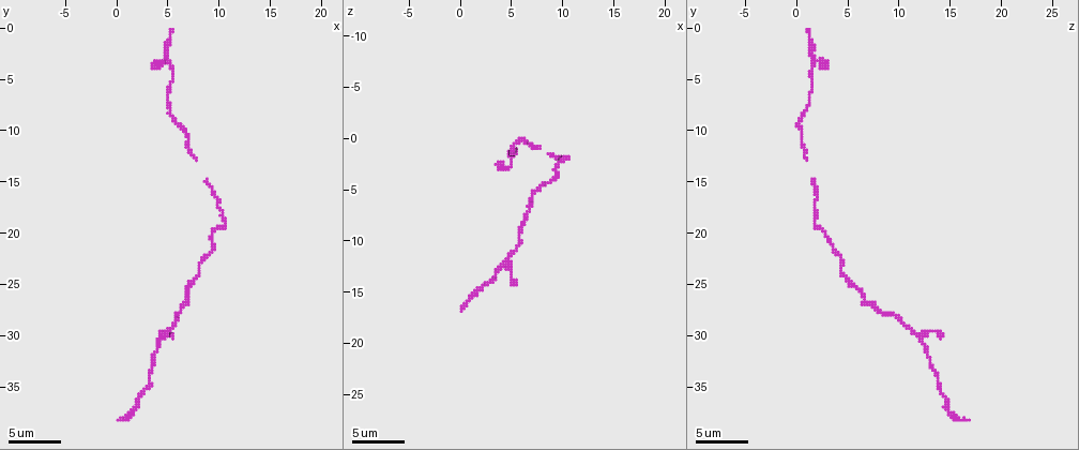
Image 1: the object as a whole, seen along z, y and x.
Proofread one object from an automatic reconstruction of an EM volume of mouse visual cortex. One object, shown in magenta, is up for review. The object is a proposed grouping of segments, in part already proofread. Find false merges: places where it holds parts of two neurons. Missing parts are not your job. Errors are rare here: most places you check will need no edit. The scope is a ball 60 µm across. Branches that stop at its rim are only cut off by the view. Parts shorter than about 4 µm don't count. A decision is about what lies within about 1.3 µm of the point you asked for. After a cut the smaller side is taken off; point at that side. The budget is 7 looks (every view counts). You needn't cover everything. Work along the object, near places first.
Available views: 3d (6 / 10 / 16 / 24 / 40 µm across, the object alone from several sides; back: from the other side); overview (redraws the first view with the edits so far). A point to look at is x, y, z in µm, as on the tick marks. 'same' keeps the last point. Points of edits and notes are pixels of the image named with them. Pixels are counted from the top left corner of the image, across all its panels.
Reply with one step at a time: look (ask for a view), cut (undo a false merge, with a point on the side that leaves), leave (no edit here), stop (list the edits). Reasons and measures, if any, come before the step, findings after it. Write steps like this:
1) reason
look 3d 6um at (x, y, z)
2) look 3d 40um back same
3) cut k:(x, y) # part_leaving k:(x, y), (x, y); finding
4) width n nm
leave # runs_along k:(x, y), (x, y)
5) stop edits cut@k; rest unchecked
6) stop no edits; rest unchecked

calibre changes
look 3d 10um at (5.2, 8.4, 0.6)

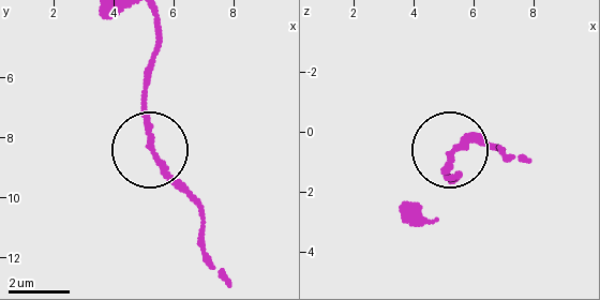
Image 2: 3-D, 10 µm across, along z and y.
width 160 nm
leave # one neuron here

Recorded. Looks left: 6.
narrows sharply
look 3d 16um at (7.6, 12.6, 0.8)

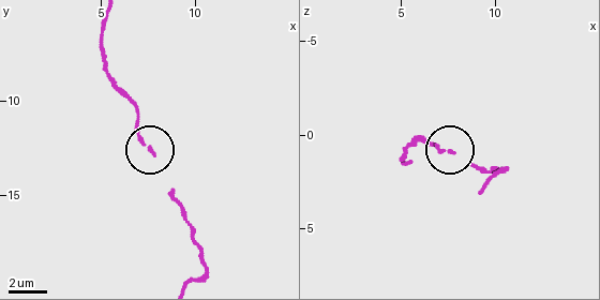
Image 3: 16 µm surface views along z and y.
leave # continuous, no second neuron

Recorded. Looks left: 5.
thick turns thin
look 3d 10um at (8.0, 24.4, 4.6)

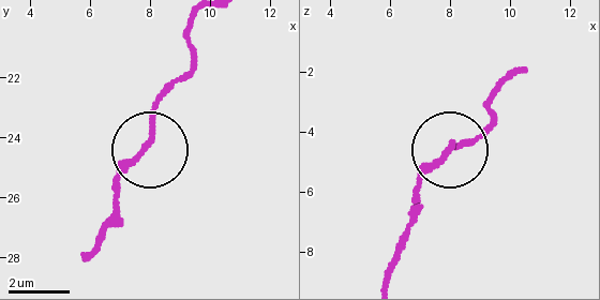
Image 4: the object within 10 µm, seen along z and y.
look 3d 6um at (7.9, 24.3, 4.6)

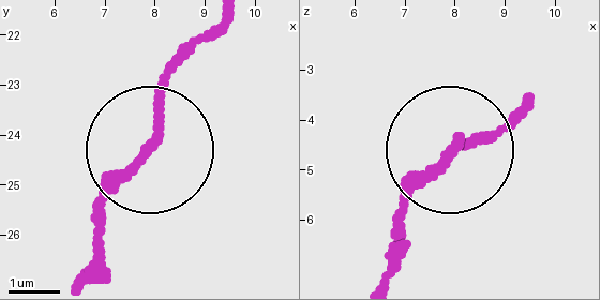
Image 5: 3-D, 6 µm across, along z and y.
leave # all the same neuron

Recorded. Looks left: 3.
stop no edits; rest unchecked

